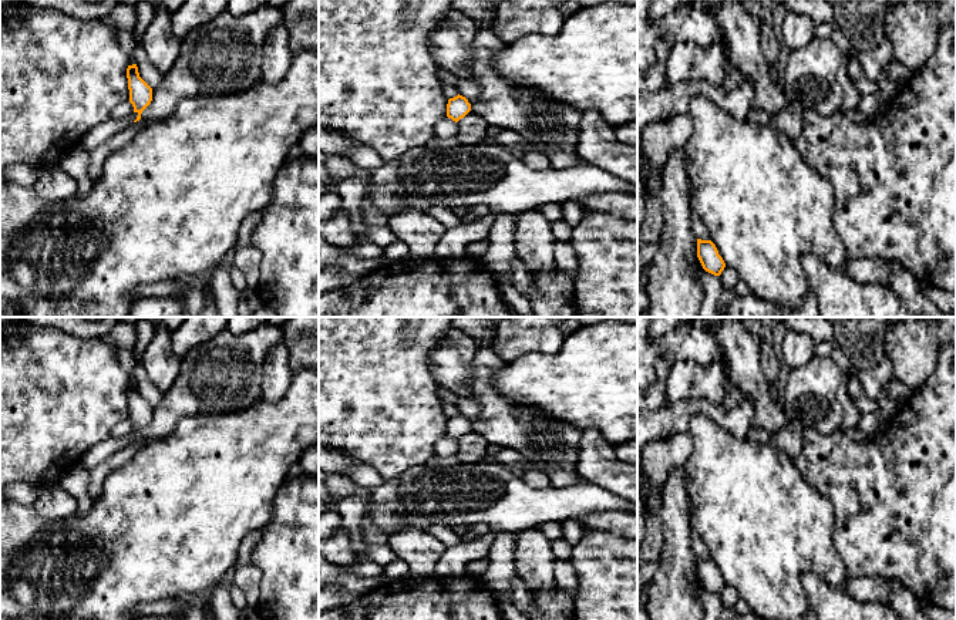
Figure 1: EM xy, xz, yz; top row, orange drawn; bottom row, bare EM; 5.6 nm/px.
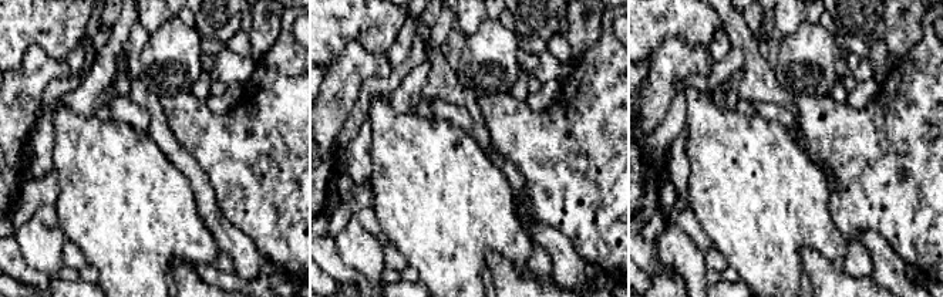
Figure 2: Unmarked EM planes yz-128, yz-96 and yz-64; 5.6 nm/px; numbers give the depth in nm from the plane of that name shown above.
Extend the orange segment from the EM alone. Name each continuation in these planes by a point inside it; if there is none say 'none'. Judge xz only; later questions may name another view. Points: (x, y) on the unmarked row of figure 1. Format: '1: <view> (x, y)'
none

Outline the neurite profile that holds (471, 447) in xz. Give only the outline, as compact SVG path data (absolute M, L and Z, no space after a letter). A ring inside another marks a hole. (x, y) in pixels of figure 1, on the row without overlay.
M469 429L464 437L458 439L457 458L461 464L474 464L488 459L487 449L489 444L484 437Z

